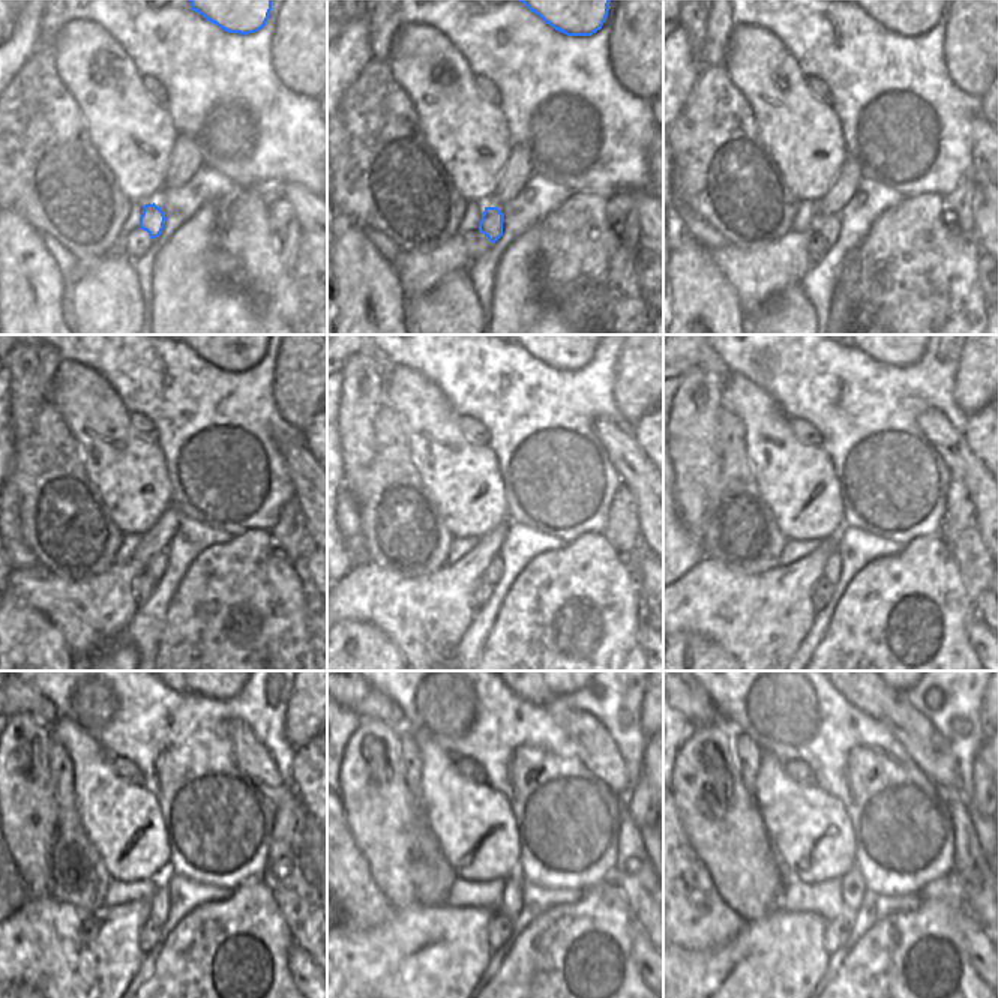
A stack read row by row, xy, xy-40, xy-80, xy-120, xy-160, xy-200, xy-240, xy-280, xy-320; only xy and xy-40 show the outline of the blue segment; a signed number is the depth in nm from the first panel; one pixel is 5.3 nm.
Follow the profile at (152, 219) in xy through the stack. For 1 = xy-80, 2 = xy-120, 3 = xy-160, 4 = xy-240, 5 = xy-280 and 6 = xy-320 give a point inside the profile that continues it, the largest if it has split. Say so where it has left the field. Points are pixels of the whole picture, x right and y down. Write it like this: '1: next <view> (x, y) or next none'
1: next xy-80 (829, 227)
2: next xy-120 (156, 568)
3: next xy-160 (494, 571)
4: next xy-240 (159, 911)
5: next xy-280 (514, 892)
6: next xy-320 (853, 886)

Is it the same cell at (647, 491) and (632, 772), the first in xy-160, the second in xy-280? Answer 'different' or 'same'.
different

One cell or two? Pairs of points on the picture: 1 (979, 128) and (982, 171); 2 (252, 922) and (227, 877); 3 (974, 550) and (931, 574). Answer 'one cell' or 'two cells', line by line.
1: one cell
2: two cells
3: two cells

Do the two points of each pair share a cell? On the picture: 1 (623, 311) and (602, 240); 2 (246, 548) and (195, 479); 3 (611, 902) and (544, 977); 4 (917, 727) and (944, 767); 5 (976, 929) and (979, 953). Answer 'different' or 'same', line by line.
1: same
2: different
3: same
4: same
5: same

